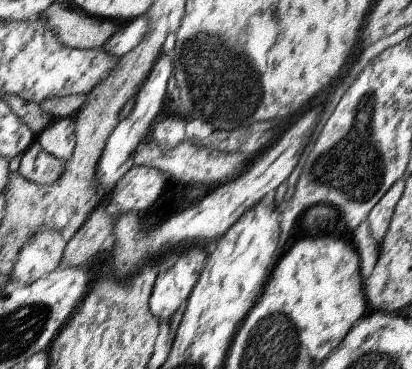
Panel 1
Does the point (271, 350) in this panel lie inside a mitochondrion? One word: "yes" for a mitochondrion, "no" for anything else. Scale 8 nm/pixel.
yes

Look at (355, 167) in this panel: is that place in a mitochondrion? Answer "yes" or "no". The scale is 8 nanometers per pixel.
yes

